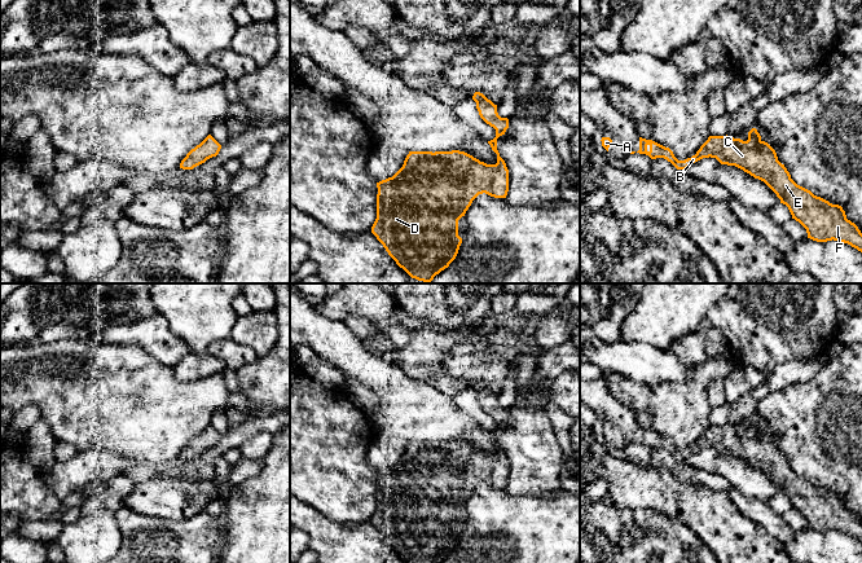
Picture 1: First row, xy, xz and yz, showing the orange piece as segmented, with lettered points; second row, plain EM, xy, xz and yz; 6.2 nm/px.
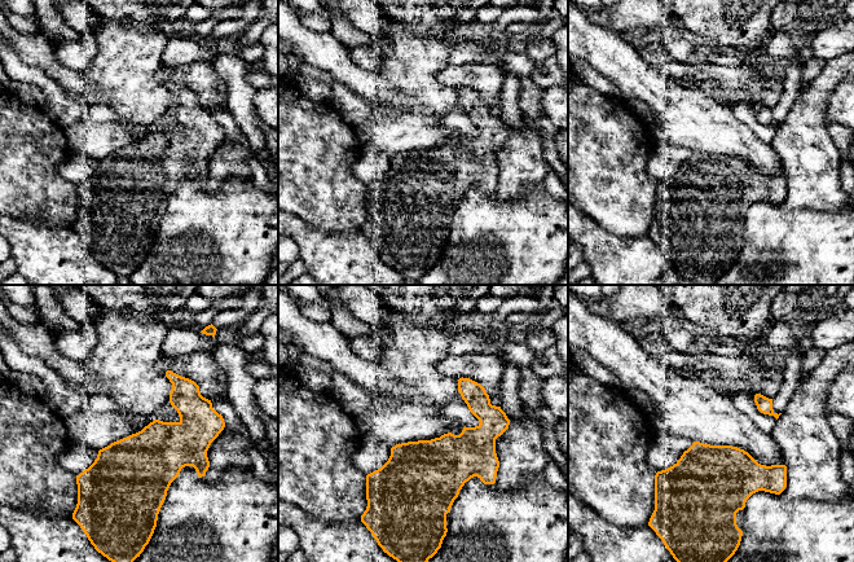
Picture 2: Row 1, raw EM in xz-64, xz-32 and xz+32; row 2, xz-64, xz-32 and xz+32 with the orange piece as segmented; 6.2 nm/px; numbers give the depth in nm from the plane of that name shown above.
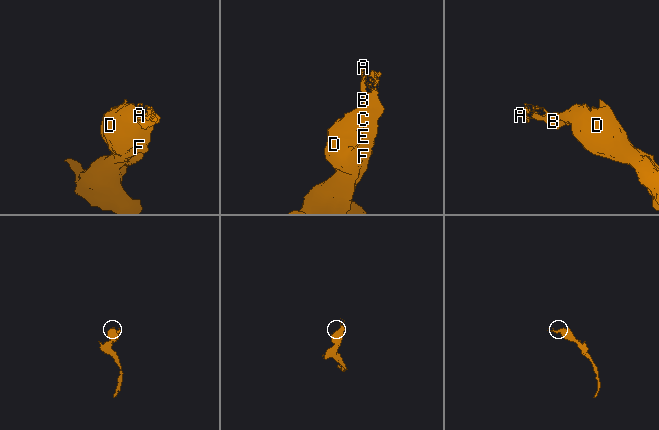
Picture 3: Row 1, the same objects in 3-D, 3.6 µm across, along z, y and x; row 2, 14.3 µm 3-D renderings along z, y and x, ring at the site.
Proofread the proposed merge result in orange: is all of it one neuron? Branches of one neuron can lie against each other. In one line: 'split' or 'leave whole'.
leave whole

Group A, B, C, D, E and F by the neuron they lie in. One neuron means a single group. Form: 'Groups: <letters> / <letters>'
Groups: A B C D E F

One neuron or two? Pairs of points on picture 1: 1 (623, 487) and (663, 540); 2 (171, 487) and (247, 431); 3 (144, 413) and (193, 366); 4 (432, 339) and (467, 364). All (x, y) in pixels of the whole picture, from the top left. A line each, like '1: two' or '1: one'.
1: two
2: two
3: two
4: two

